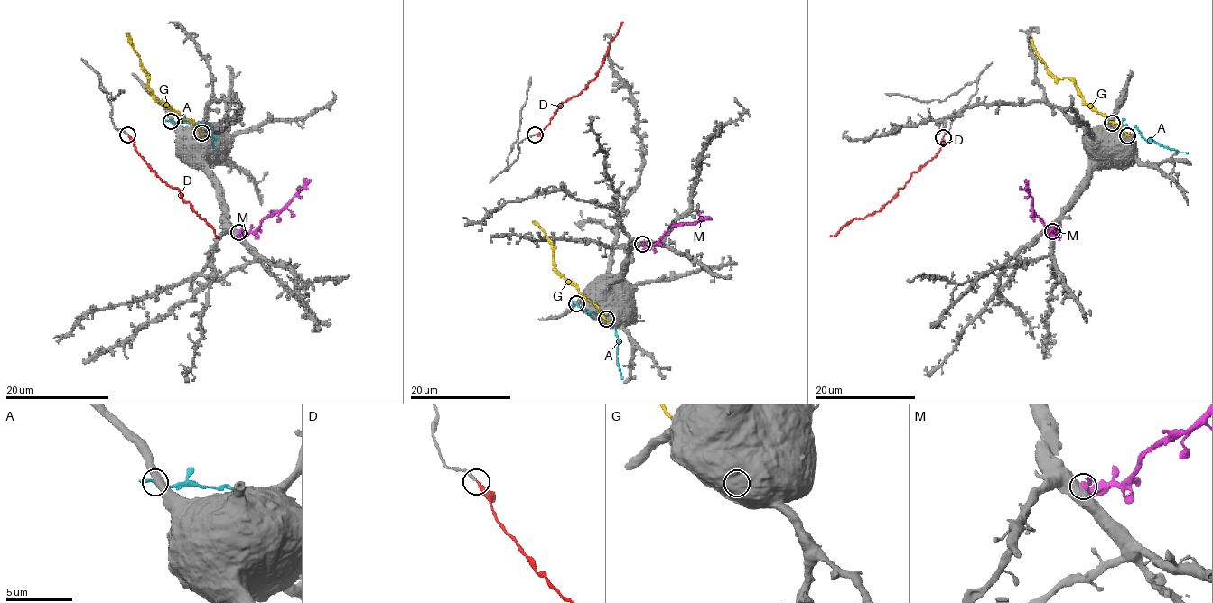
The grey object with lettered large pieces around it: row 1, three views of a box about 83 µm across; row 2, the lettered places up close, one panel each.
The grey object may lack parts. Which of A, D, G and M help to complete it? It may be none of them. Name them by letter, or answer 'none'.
D

